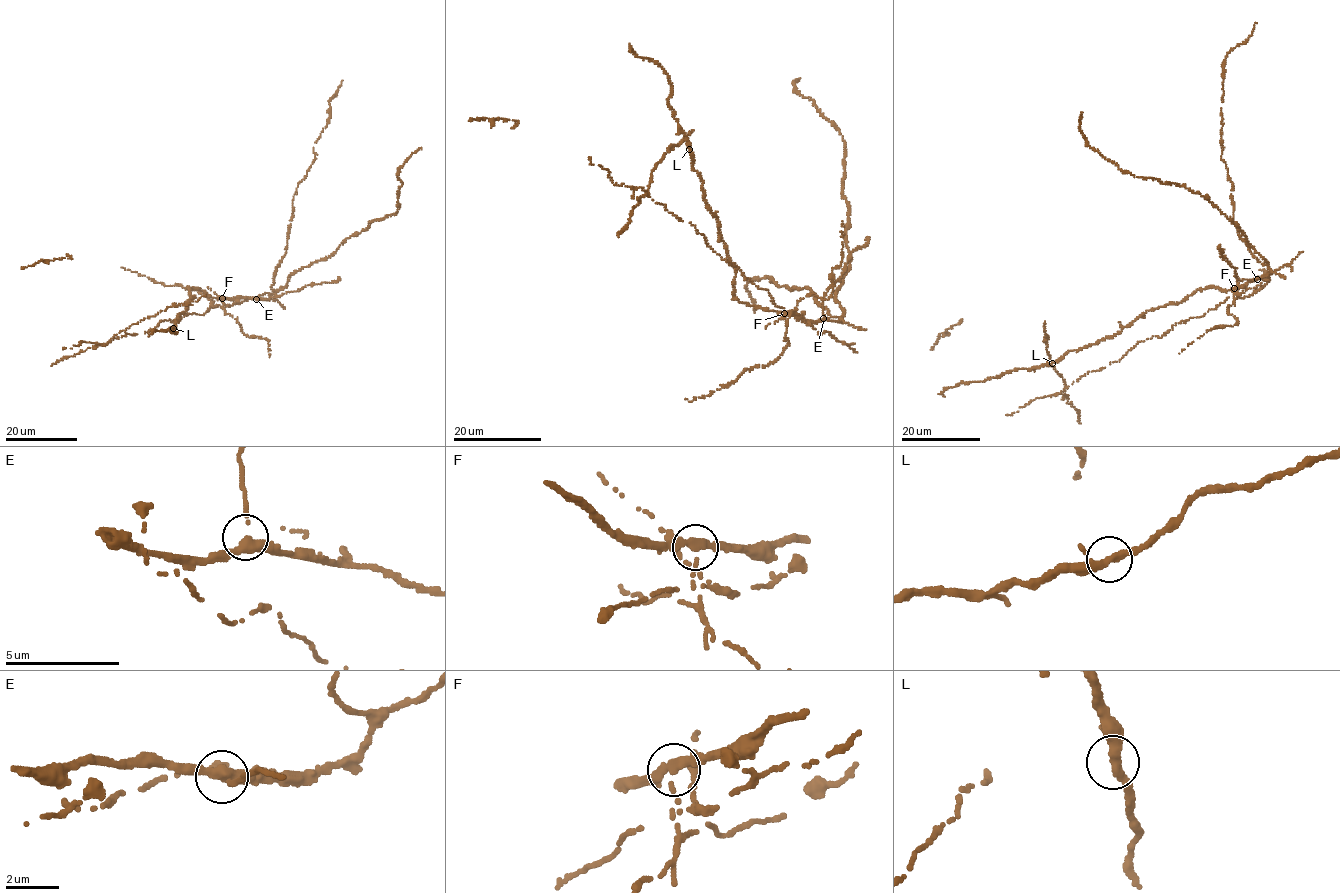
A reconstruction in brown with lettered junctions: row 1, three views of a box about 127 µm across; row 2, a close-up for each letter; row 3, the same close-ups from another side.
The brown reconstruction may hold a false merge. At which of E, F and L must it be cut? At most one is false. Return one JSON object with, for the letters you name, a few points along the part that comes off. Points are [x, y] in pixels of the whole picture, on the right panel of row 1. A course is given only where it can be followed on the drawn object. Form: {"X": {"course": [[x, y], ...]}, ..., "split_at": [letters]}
{"split_at": ["F"]}

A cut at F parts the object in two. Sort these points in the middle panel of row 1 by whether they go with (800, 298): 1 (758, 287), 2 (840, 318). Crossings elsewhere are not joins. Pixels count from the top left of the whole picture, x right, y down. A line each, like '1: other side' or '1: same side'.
1: same side
2: other side

